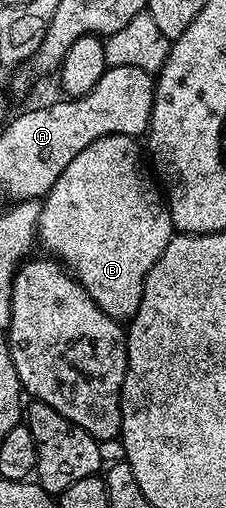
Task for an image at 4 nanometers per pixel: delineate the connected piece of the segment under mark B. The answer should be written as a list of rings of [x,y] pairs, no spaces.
[[[105,135],[96,141],[92,141],[92,145],[88,145],[88,149],[83,149],[68,165],[68,169],[64,169],[64,173],[60,173],[60,177],[56,177],[56,185],[52,185],[52,189],[41,202],[42,208],[40,209],[36,239],[40,245],[42,242],[42,247],[46,250],[43,252],[56,257],[58,262],[78,280],[79,285],[88,293],[88,297],[92,297],[92,301],[96,301],[96,305],[100,305],[100,309],[104,309],[104,313],[108,313],[108,317],[119,321],[133,319],[140,309],[140,301],[144,293],[144,281],[148,277],[152,265],[156,265],[156,261],[160,261],[160,253],[164,253],[164,249],[168,249],[168,241],[174,238],[176,234],[174,223],[170,219],[170,208],[164,202],[163,192],[144,158],[144,151],[139,140],[133,135]]]

